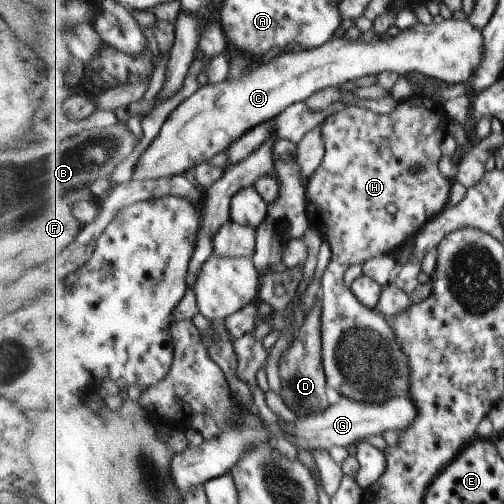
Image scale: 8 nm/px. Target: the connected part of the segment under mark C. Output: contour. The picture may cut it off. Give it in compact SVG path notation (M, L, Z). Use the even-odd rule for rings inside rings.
M443 20L439 24L421 24L416 22L408 29L393 38L379 37L371 42L333 38L317 49L284 52L268 64L257 63L242 76L228 77L219 84L199 87L189 98L185 99L164 122L159 134L141 155L134 168L132 179L139 181L161 179L184 174L189 168L196 168L202 163L210 163L217 154L227 150L247 132L261 124L273 121L289 106L309 101L317 92L328 87L339 87L341 84L363 76L378 75L381 72L394 72L401 77L411 72L421 73L434 82L445 84L465 84L471 80L481 64L484 52L482 31L475 29L468 20Z

